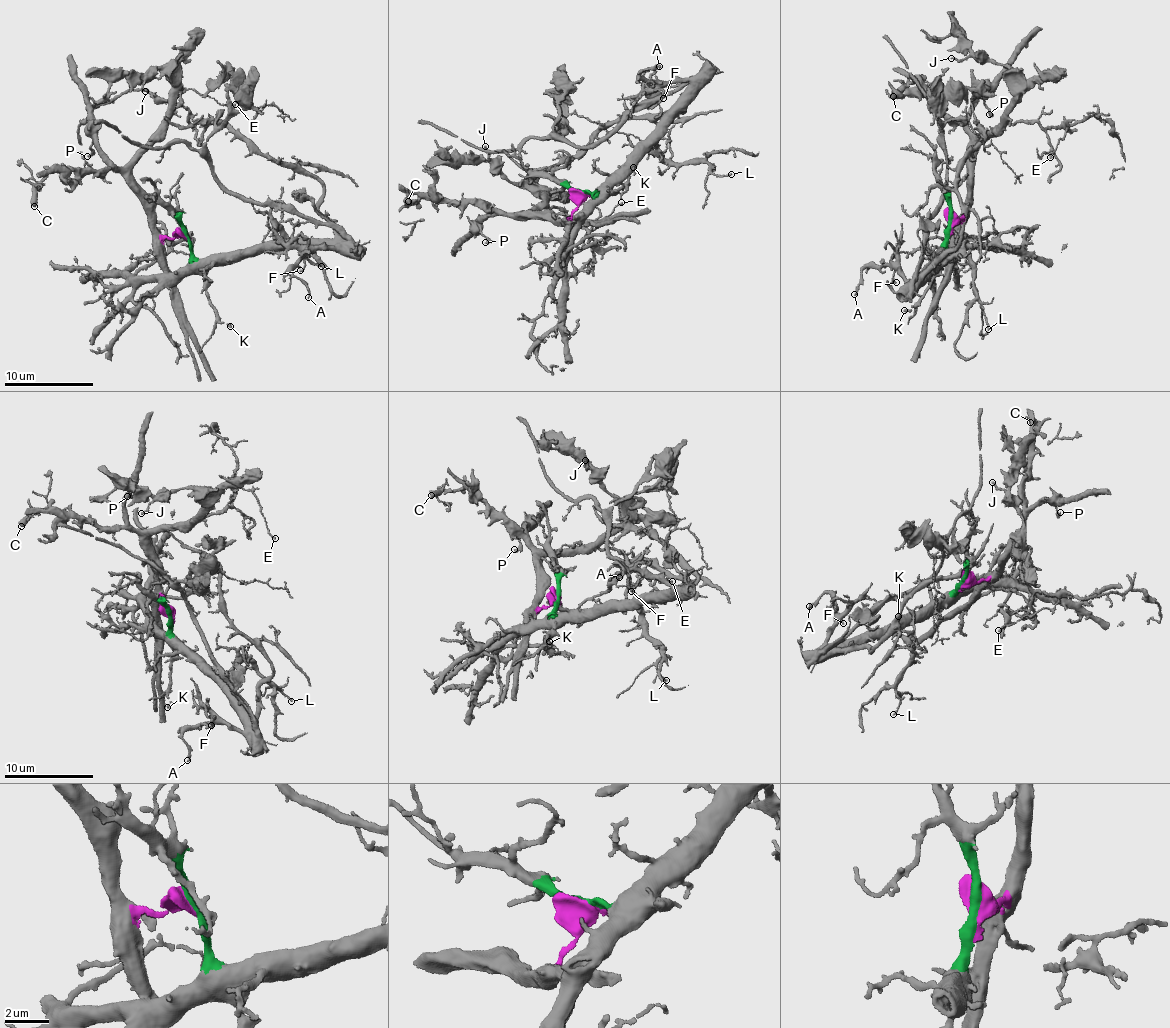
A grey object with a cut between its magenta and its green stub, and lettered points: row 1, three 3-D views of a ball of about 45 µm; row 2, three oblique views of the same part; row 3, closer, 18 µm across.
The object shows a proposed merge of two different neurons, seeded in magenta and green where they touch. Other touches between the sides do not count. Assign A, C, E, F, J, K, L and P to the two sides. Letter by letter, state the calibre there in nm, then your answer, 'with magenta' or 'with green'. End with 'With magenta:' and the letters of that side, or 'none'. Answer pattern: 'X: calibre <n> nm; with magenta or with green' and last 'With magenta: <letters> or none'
A: calibre 160 nm; with green
C: calibre 480 nm; with magenta
E: calibre 130 nm; with magenta
F: calibre 130 nm; with green
J: calibre 160 nm; with magenta
K: calibre 150 nm; with green
L: calibre 140 nm; with green
P: calibre 260 nm; with magenta
With magenta: C, E, J, P

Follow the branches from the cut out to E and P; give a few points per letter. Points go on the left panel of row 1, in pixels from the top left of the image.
E: (185, 236), (155, 229), (132, 168), (179, 103), (167, 98), (191, 88), (235, 104)
P: (185, 236), (172, 238), (155, 229), (146, 192), (97, 150), (95, 141), (91, 153), (86, 155)

